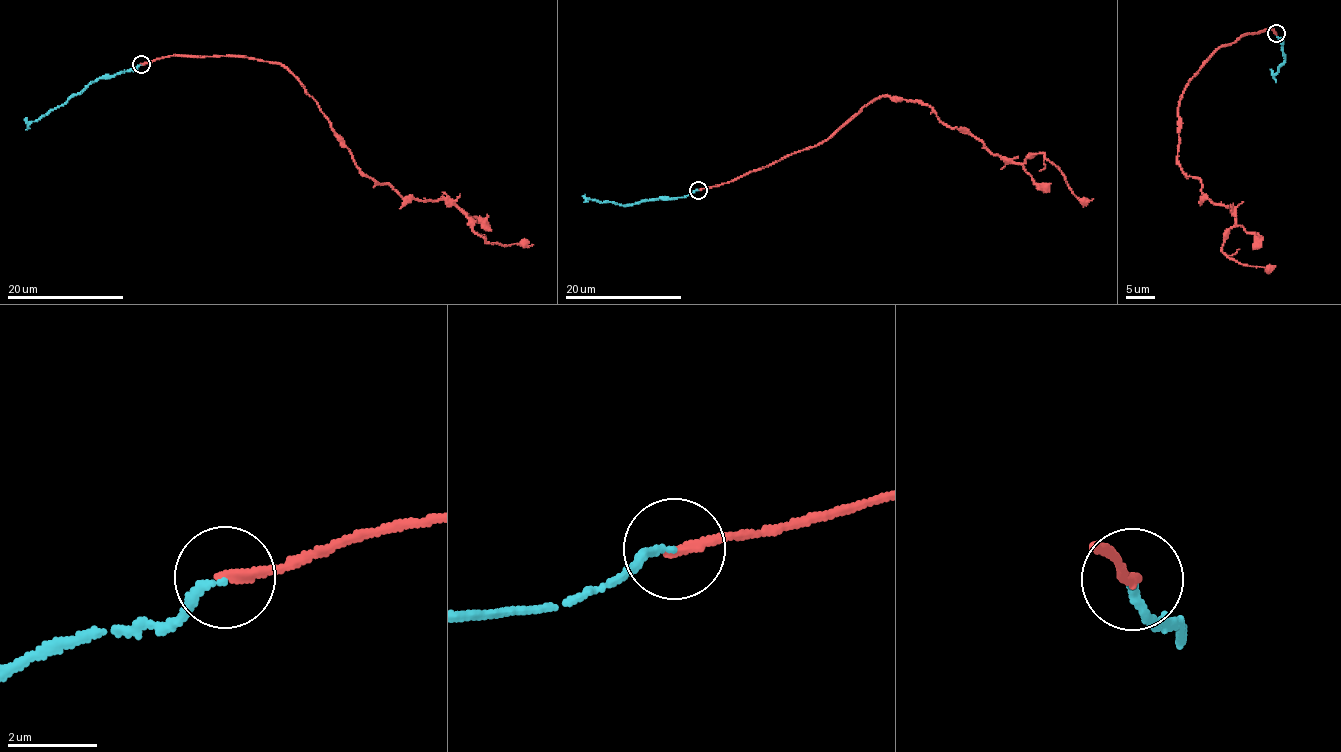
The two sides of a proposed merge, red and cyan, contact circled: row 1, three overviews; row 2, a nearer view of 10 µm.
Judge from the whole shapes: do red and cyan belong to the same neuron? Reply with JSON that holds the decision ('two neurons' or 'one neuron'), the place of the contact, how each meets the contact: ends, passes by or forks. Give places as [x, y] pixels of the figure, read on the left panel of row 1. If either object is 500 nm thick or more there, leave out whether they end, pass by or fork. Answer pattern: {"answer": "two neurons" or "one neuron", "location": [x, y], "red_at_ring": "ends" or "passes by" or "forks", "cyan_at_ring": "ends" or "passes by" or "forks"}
{"answer": "one neuron", "location": [141, 64], "red_at_ring": "ends", "cyan_at_ring": "ends"}

